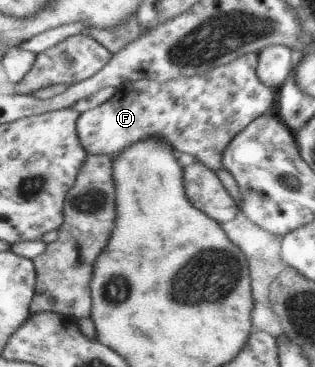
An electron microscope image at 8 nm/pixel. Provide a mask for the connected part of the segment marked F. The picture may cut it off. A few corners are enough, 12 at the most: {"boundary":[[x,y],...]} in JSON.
{"boundary":[[259,56],[162,84],[80,114],[87,154],[160,137],[219,174],[232,138],[278,90]]}

